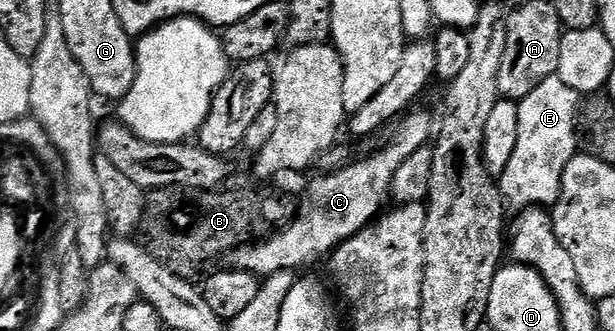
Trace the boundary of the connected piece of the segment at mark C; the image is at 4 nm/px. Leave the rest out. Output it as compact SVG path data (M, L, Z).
M417 110L407 113L397 123L398 131L391 136L386 150L378 150L367 158L359 157L343 170L323 173L323 178L318 178L311 184L306 202L304 198L298 217L289 226L281 227L265 240L237 246L228 255L229 265L233 269L246 270L257 276L278 274L281 270L298 270L301 266L310 266L322 257L325 259L333 255L343 242L359 234L365 226L371 225L383 209L382 201L391 193L396 171L414 152L427 149L435 137L436 118L434 122L428 111Z

